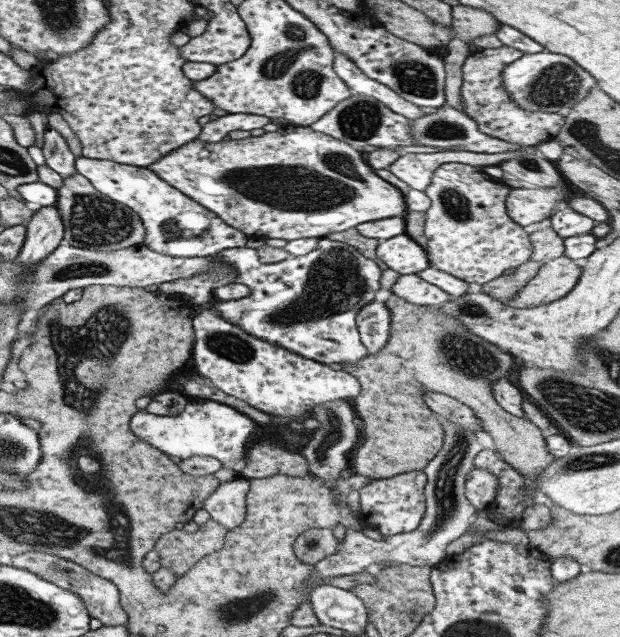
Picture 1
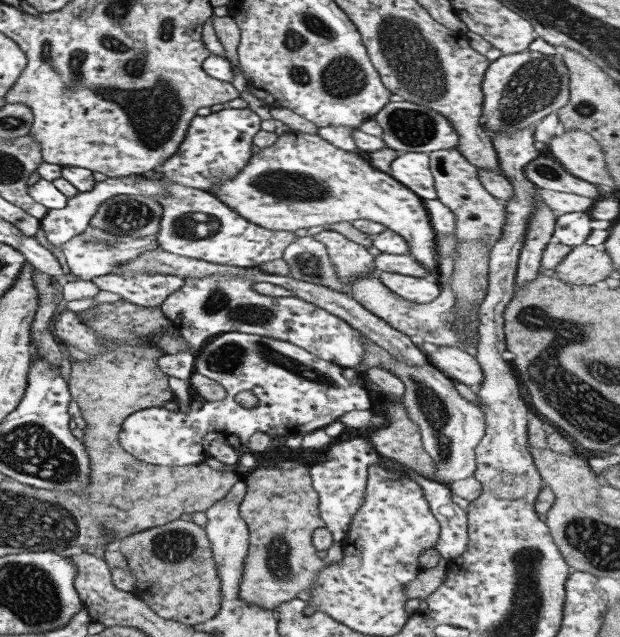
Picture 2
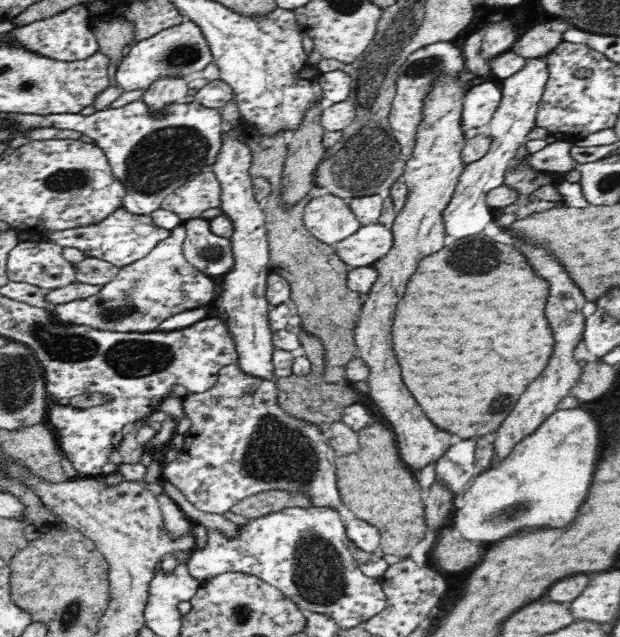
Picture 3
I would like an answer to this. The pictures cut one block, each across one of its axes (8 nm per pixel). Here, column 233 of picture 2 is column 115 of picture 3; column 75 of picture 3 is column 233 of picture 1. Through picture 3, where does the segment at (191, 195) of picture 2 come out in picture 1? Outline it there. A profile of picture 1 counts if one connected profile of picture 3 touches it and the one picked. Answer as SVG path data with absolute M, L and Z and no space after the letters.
M81 157L75 161L75 172L85 177L108 199L124 204L128 211L133 211L140 218L144 228L142 244L154 252L182 258L218 256L226 249L246 245L249 238L189 196L158 179L147 167Z

